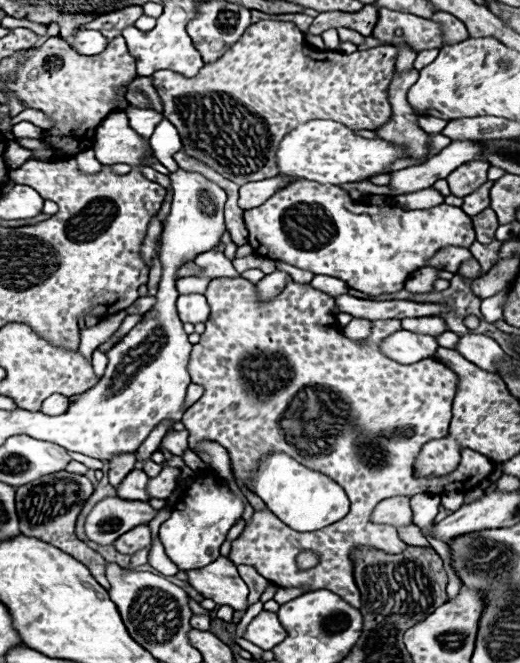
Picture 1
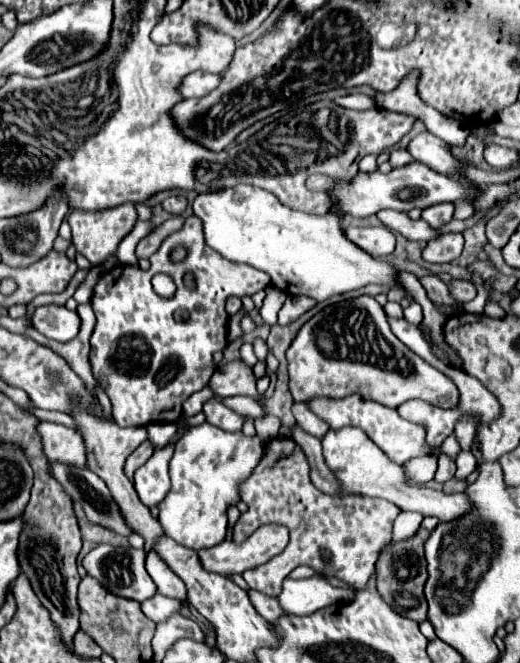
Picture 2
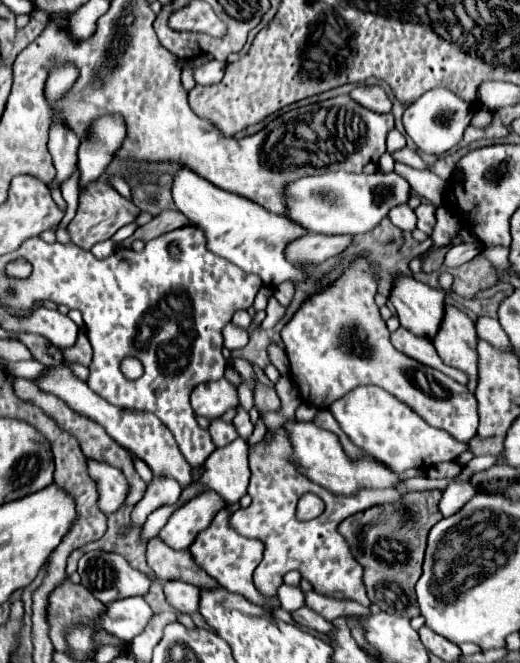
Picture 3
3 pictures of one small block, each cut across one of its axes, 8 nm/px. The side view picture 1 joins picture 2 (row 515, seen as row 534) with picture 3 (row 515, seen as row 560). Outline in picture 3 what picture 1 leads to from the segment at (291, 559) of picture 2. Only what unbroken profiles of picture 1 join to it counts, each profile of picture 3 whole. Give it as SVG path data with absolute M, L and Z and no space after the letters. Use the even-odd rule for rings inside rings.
M280 428L274 434L272 442L268 444L260 442L250 450L250 470L252 478L248 494L252 496L252 504L248 508L234 512L230 524L242 536L256 538L264 544L264 558L254 570L256 588L262 594L274 596L276 588L282 584L282 576L290 570L298 570L302 578L314 586L314 592L370 606L370 600L366 596L366 586L362 582L362 566L350 556L350 548L342 538L342 534L338 532L338 524L344 518L374 504L398 502L400 494L392 492L392 488L382 488L382 490L362 488L350 496L336 496L334 492L328 492L326 488L306 480L306 476L302 476L290 462L290 440L284 428ZM308 492L320 496L326 508L318 518L310 522L300 522L296 518L296 504L300 496Z

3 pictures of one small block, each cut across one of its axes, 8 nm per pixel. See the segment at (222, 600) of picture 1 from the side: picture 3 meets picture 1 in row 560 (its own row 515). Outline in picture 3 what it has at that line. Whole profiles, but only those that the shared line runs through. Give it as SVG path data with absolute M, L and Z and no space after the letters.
M226 506L222 510L218 510L210 522L208 528L204 528L194 544L190 546L190 552L194 556L194 560L198 560L198 564L202 564L202 568L210 568L210 576L214 576L216 580L222 580L222 586L234 594L242 594L246 596L246 600L250 600L252 604L258 604L262 606L264 610L268 612L274 612L278 606L280 606L280 600L278 596L264 596L260 594L256 588L254 588L254 582L252 582L252 572L256 570L256 566L260 564L262 560L262 542L258 540L250 540L250 538L244 538L240 536L232 526L230 526L230 512L226 510Z

